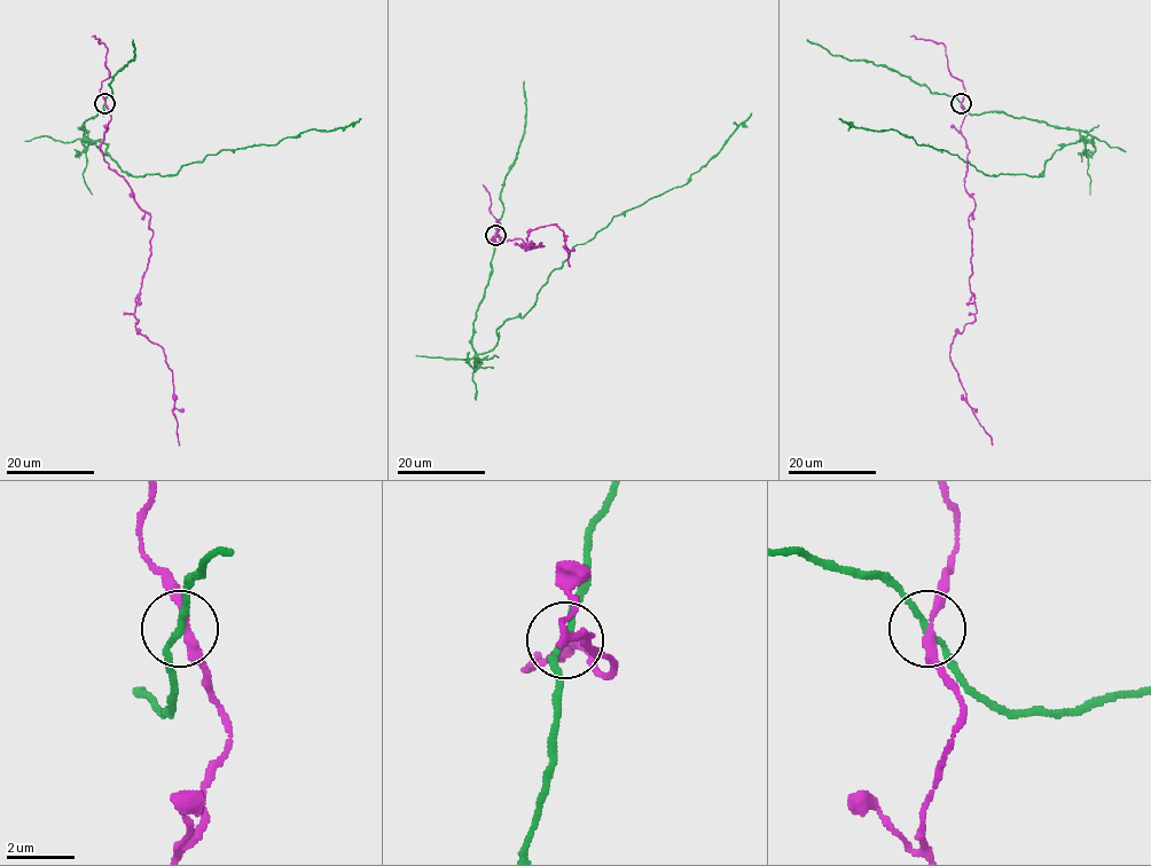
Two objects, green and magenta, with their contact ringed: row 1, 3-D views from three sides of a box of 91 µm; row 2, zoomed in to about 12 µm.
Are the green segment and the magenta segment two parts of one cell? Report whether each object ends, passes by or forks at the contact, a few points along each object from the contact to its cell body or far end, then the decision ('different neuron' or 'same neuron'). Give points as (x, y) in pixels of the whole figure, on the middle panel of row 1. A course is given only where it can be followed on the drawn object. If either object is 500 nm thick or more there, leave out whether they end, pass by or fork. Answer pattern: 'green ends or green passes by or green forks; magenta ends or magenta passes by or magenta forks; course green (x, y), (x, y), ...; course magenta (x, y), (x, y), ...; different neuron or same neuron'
green passes by; magenta passes by; course green (495, 235), (477, 354), (523, 316), (574, 245), (683, 186), (751, 113); course magenta (496, 235), (492, 243), (543, 246), (525, 249), (526, 239), (556, 223), (569, 267); different neuron

